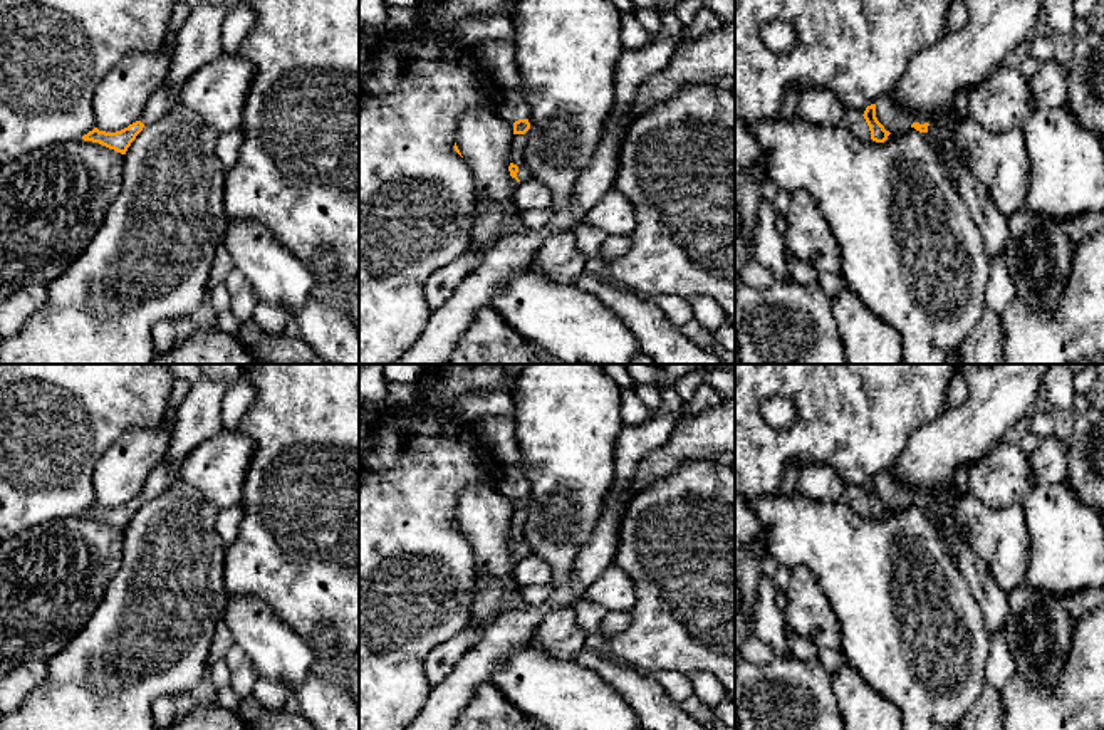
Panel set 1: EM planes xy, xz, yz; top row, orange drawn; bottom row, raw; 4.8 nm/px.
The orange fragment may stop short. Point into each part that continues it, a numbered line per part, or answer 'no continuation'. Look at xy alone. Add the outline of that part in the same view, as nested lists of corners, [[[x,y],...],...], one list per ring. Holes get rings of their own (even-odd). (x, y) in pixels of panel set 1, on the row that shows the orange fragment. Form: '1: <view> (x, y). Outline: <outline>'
1: xy (163, 99). Outline: [[[163,82],[148,99],[146,107],[139,117],[139,121],[148,126],[156,123],[159,117],[163,117],[168,111],[173,107],[178,107],[180,104],[180,94],[168,89],[168,86]]]

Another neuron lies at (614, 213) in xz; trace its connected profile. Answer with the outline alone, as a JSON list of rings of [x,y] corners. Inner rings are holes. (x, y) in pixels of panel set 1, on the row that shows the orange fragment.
[[[614,188],[592,206],[584,223],[606,235],[631,235],[636,227],[636,210],[633,203]]]

